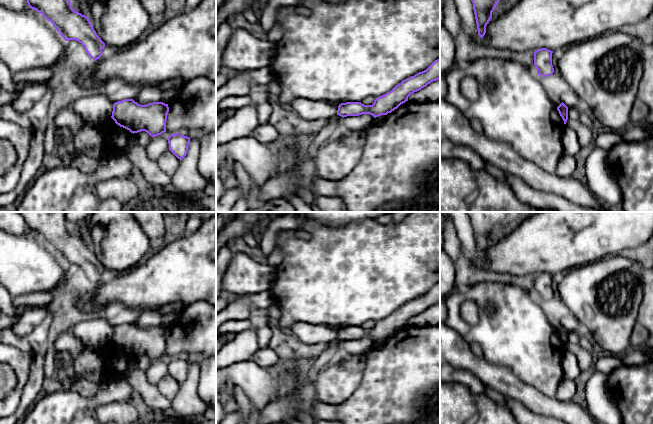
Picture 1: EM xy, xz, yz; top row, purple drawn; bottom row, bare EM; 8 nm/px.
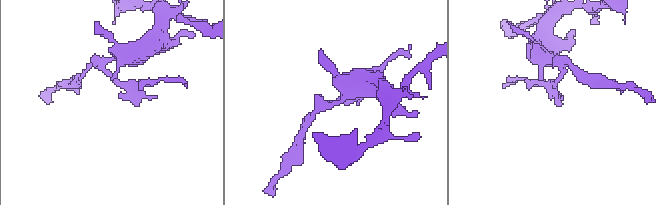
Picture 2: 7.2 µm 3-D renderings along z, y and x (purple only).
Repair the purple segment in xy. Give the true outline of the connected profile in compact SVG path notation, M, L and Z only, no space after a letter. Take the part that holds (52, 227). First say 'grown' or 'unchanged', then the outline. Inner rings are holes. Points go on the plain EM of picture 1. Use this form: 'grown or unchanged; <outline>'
unchanged; M18 212L28 230L50 245L65 265L76 264L96 285L102 280L105 267L97 259L88 240L72 232L66 212Z

